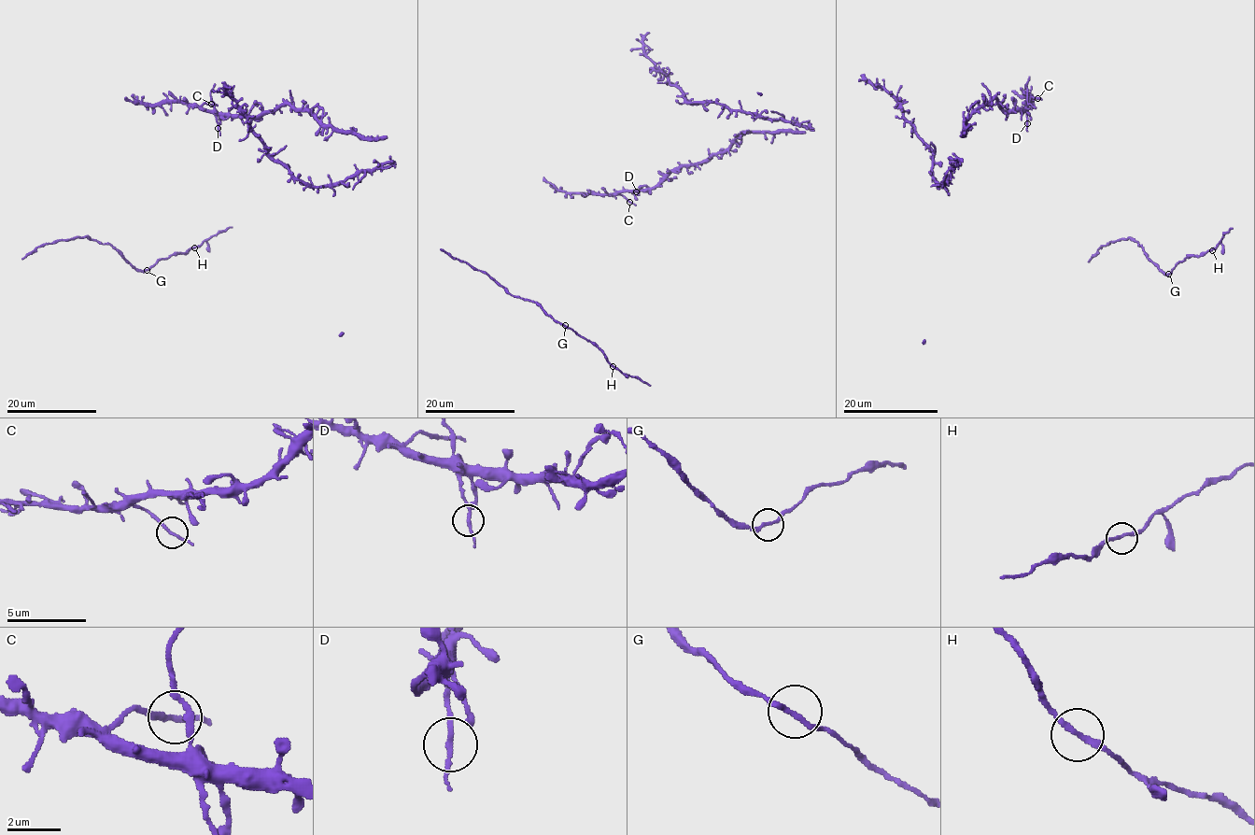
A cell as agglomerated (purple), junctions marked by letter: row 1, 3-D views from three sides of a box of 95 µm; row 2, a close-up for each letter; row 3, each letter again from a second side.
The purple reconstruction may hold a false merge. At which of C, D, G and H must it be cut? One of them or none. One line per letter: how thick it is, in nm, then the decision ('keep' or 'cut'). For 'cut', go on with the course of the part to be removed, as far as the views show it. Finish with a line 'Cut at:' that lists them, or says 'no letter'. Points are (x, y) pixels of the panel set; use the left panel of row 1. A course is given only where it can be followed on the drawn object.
C: 180 nm thick; keep
D: 180 nm thick; keep
G: 190 nm thick; keep
H: 190 nm thick; keep
Cut at: no letter

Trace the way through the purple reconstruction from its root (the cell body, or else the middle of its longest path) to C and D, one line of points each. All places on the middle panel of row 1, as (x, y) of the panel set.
C: (658, 183), (652, 188), (623, 191), (619, 193), (629, 202)
D: (658, 183), (636, 191)

